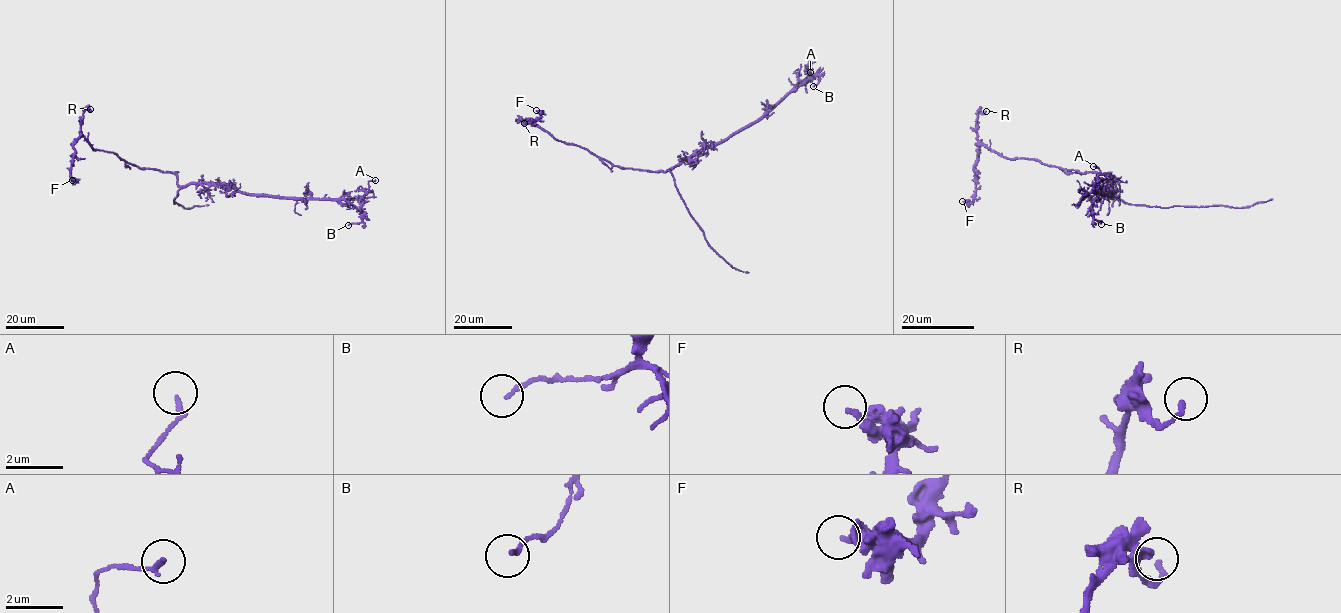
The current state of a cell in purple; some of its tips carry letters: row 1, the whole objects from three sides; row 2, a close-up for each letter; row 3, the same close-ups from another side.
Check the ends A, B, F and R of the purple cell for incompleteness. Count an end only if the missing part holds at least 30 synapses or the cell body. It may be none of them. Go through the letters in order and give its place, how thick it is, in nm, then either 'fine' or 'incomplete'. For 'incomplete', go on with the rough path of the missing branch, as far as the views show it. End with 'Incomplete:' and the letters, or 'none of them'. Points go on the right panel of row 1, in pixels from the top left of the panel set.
A: at (1093, 166); 170 nm thick; fine
B: at (1101, 224); 140 nm thick; fine
F: at (962, 201); 240 nm thick; fine
R: at (986, 111); 150 nm thick; fine
Incomplete: none of them

